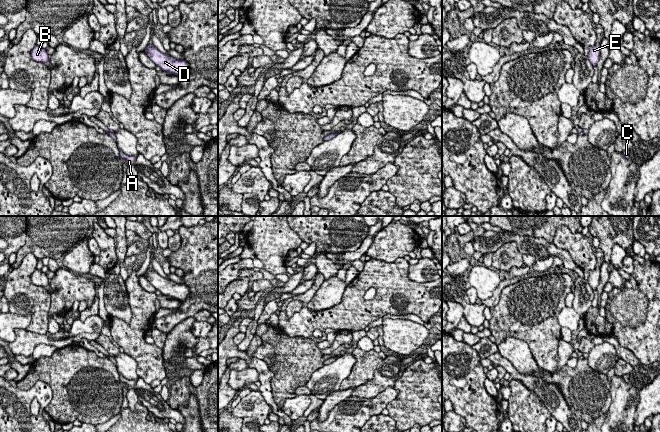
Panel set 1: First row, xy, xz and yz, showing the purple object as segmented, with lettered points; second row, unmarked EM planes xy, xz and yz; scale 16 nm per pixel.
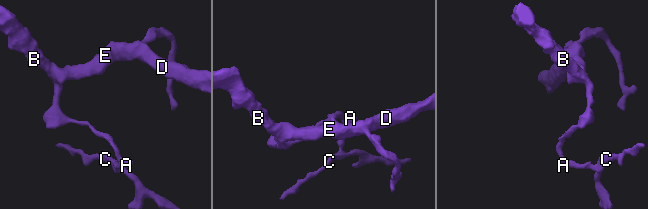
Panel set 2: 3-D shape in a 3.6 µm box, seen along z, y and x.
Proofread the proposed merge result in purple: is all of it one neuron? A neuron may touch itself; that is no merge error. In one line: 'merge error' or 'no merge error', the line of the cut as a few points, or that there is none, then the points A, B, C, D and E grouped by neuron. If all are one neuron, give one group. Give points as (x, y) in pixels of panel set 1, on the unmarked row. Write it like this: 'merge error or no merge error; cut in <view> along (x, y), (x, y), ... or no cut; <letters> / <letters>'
merge error; cut in xy along (112, 355), (107, 357); A C / B D E

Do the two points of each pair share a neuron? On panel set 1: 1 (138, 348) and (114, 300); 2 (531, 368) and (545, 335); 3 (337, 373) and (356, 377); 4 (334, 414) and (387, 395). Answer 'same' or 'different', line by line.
1: different
2: different
3: different
4: same

